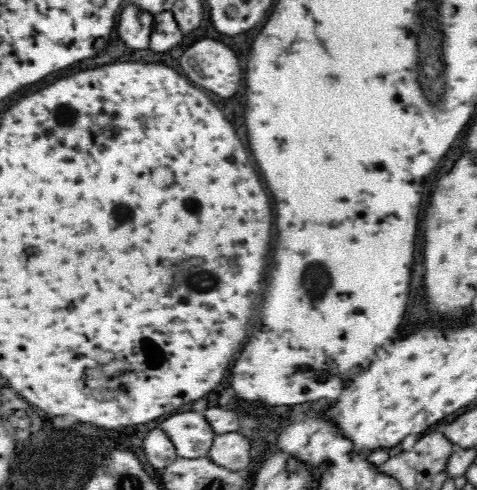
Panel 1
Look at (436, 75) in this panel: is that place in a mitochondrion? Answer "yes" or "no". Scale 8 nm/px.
yes

